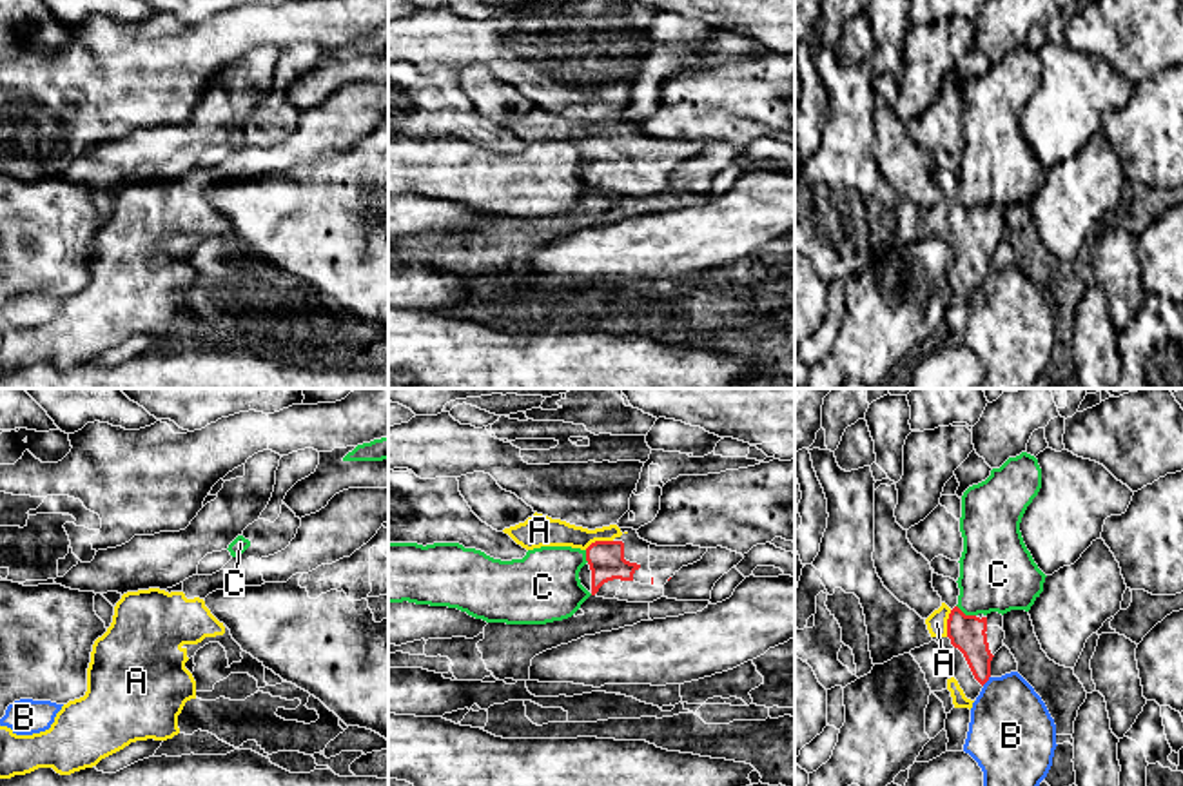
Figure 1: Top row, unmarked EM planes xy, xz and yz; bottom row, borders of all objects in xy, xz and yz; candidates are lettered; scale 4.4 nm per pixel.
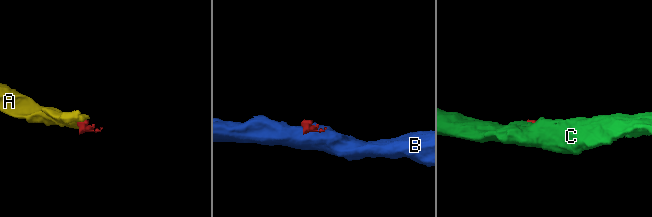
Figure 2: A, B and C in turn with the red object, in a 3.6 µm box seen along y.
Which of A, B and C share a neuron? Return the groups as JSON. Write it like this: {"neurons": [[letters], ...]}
{"neurons": [["A"], ["B"], ["C"]]}

